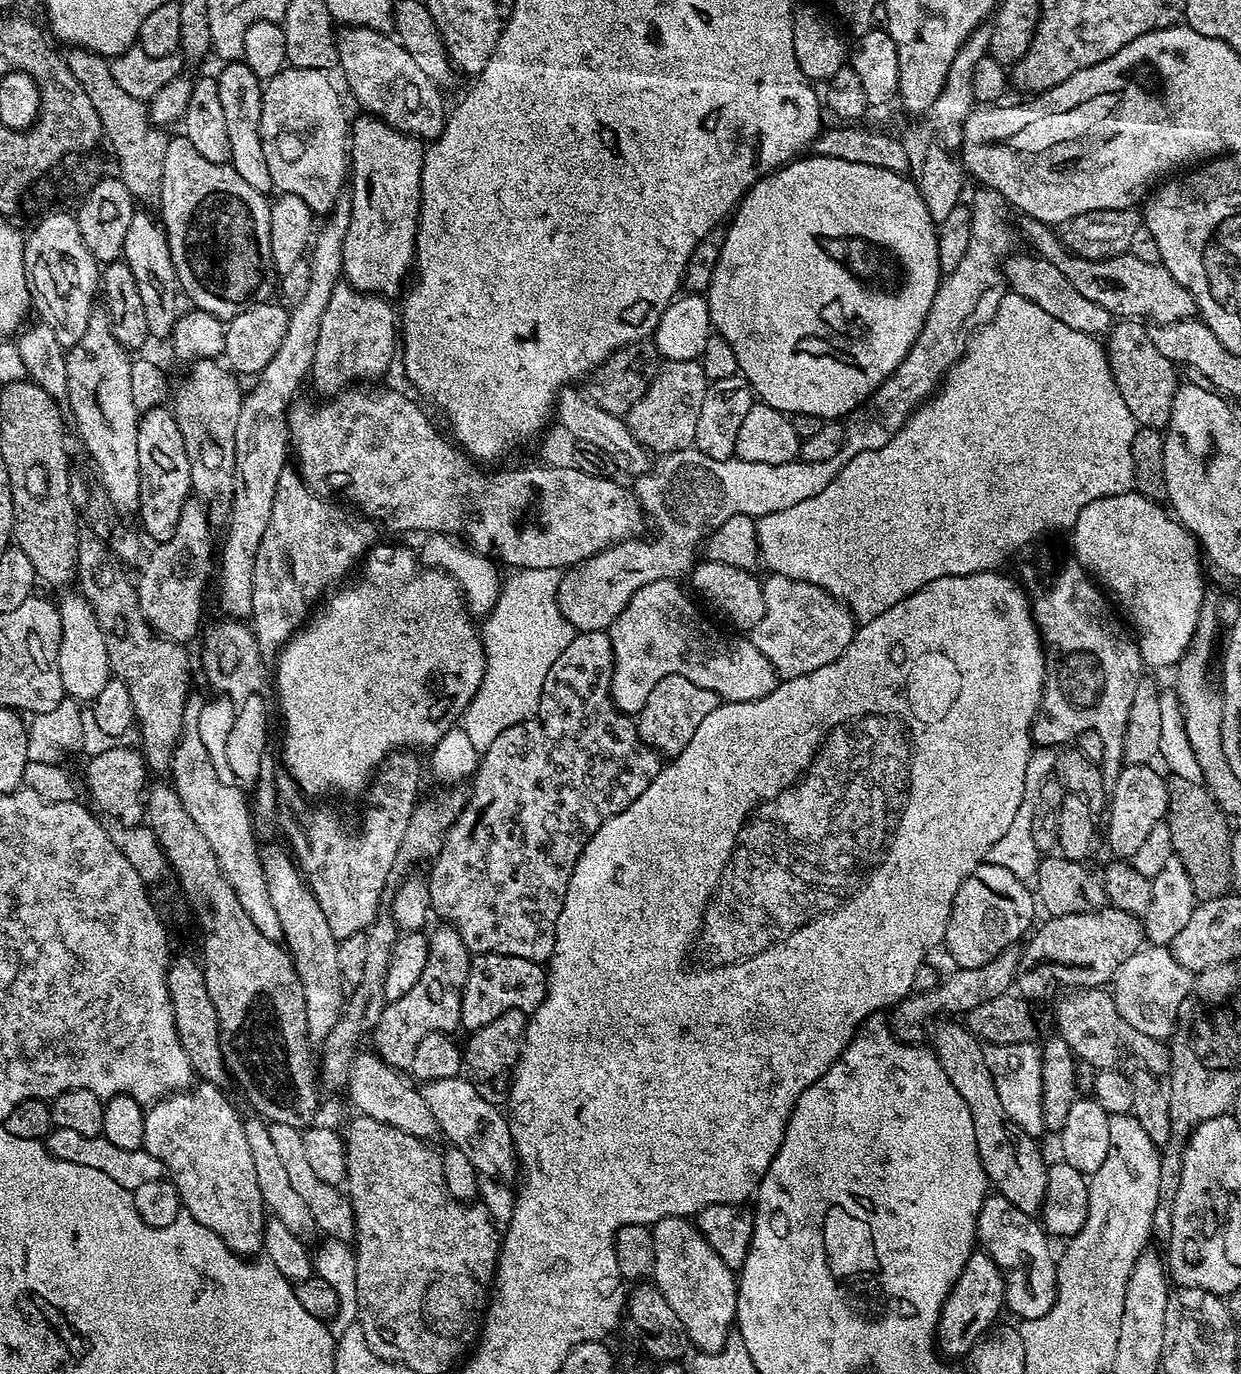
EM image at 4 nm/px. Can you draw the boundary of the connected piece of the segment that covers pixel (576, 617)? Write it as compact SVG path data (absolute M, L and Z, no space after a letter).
M983 186L975 189L977 192L970 199L970 207L972 209L972 229L970 230L970 242L966 246L966 258L962 258L962 262L958 262L958 266L954 266L954 270L947 273L940 281L940 289L934 294L934 302L930 306L930 314L926 314L926 322L922 326L922 330L918 334L918 338L914 342L914 346L910 346L910 350L906 354L906 358L902 358L899 366L890 374L890 378L886 378L886 382L882 382L882 386L878 386L878 390L874 390L874 394L868 397L860 407L849 412L844 424L844 445L842 450L838 450L838 454L834 454L834 458L830 458L826 462L782 462L781 464L763 464L762 462L746 462L745 460L731 459L719 460L718 458L710 458L706 454L702 454L697 448L690 447L686 450L678 450L677 452L667 453L663 458L651 465L647 472L643 472L641 476L635 477L634 491L636 497L640 500L641 506L644 508L644 515L649 521L656 523L656 537L653 540L644 540L645 538L633 538L631 540L623 540L617 544L610 545L609 548L603 548L598 554L594 554L583 564L573 567L571 570L563 573L560 589L556 591L556 604L562 610L562 614L571 622L573 629L576 632L603 632L611 629L612 623L618 618L618 614L622 614L622 610L626 610L626 606L630 602L630 598L634 598L634 594L638 594L638 590L642 590L642 586L650 586L650 582L658 582L659 580L680 580L687 577L692 569L698 563L698 553L701 551L702 545L707 540L708 535L713 532L718 526L722 526L722 522L726 522L726 518L734 518L734 514L746 514L753 518L759 518L777 512L778 510L786 510L790 506L794 506L803 500L814 498L818 494L822 494L822 490L826 490L826 486L830 486L830 482L834 482L834 478L842 469L846 462L853 460L858 454L862 454L866 450L878 450L878 446L886 446L886 442L890 442L890 438L894 438L894 434L898 434L898 430L902 430L902 426L912 417L912 413L925 403L939 389L943 379L948 374L948 370L953 368L956 363L964 357L964 352L968 348L970 339L970 330L975 330L981 324L989 324L994 318L994 314L998 310L998 306L1002 302L1002 298L1006 295L1006 281L1004 278L1004 270L1002 261L1013 251L1012 248L1012 232L1014 236L1014 228L1008 225L1008 212L1010 213L1009 205L1002 198L1002 194L998 194L998 190L986 188Z

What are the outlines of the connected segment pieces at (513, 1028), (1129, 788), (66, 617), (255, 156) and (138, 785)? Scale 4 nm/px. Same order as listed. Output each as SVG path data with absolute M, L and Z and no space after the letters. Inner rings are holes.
M506 1010L506 1014L498 1014L498 1018L494 1018L494 1022L486 1022L486 1026L482 1026L467 1037L468 1041L463 1041L462 1068L466 1073L466 1079L473 1084L479 1094L482 1094L483 1098L497 1106L504 1106L508 1103L508 1092L512 1089L512 1077L520 1057L520 1044L524 1040L525 1023L525 1012L522 1010Z
M1130 764L1118 774L1118 782L1110 790L1108 816L1108 848L1116 858L1131 858L1139 850L1150 829L1167 814L1167 779L1155 772L1152 764Z
M72 590L58 600L60 621L62 622L62 642L58 650L58 670L62 674L62 686L65 697L91 702L106 686L110 679L108 659L106 658L106 638L102 638L102 630L98 627L98 618L94 618L94 610L90 602L81 596L79 591Z
M243 59L223 65L221 72L215 73L218 82L218 98L222 101L222 111L226 117L226 131L230 137L230 163L238 175L254 186L254 190L268 194L273 191L270 166L266 166L266 154L262 151L260 119L262 118L262 80L255 76Z
M117 746L102 750L102 754L97 756L88 756L88 769L84 772L84 784L92 795L91 803L95 811L113 816L111 819L123 828L137 827L143 821L146 785L150 780L150 769L144 763L143 755L135 747L132 748Z

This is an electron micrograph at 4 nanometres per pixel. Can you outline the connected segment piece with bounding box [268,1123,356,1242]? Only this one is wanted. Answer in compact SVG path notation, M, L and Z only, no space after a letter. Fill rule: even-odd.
M268 1124L270 1139L274 1142L275 1150L286 1169L286 1175L290 1178L293 1189L310 1206L310 1214L314 1214L314 1222L317 1229L325 1237L333 1240L351 1241L356 1235L356 1215L352 1209L352 1202L337 1185L330 1182L322 1182L318 1174L314 1174L306 1159L306 1149L302 1146L301 1129L294 1126L282 1126L281 1124Z

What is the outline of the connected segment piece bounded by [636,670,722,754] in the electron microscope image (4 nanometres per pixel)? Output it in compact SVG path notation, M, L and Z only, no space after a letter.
M674 670L662 678L662 682L658 682L648 696L643 697L638 708L636 729L640 731L640 737L657 752L675 754L686 750L686 742L694 738L694 730L698 730L702 718L706 718L706 714L710 714L710 710L717 708L720 703L720 697Z

